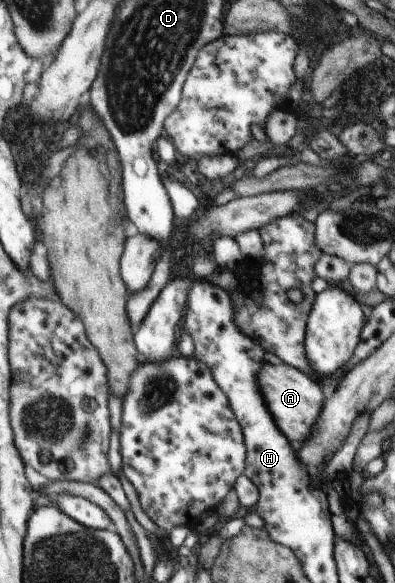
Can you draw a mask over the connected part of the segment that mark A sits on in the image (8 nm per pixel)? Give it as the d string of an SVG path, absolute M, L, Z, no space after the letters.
M266 353L258 381L268 412L275 418L280 432L295 446L308 440L308 434L312 432L316 416L320 416L320 408L324 404L324 396L315 379L300 372L300 369L292 368L292 365L284 364L277 356Z

